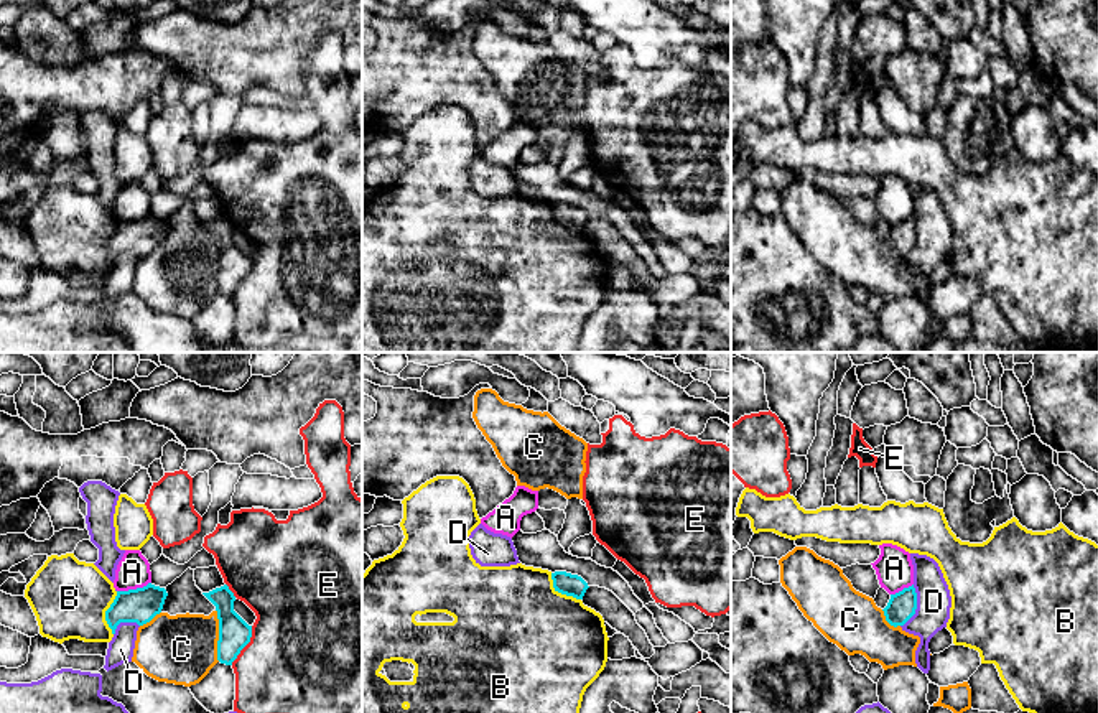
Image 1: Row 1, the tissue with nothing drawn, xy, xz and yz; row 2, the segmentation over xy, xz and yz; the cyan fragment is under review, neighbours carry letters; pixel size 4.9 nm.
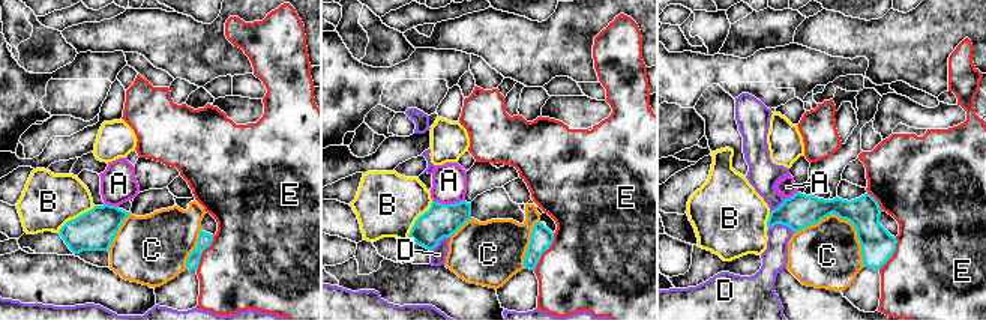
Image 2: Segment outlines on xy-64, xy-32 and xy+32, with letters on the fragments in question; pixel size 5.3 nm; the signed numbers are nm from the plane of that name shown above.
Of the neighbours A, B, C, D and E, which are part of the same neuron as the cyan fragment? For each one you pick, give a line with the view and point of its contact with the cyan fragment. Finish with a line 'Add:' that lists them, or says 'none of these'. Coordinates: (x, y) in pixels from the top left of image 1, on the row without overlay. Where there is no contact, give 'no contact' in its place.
Add: none of these

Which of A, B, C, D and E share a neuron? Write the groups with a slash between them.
A E / B / C / D

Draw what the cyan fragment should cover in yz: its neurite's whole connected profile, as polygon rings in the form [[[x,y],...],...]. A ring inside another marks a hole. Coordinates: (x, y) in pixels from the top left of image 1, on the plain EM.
[[[914,216],[902,222],[891,226],[887,237],[882,240],[886,252],[897,259],[904,257],[917,240],[917,224]]]

